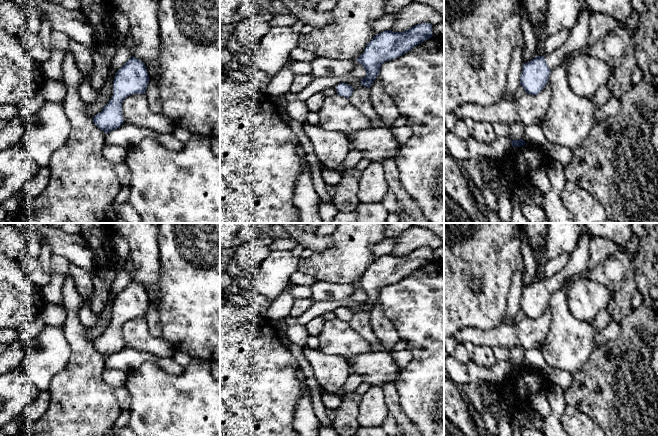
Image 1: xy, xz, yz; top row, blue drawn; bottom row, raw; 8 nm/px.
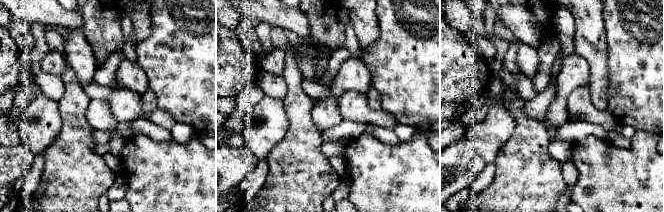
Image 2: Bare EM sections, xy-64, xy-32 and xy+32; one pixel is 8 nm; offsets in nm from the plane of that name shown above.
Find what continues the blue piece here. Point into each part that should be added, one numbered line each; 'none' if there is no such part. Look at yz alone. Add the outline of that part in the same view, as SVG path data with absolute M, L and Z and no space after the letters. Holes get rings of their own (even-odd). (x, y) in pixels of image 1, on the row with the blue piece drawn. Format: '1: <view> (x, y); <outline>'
1: yz (578, 36); M585 0L580 1L582 8L576 24L569 31L568 40L557 50L544 56L545 62L548 64L550 70L559 67L567 55L573 54L577 50L584 48L588 43L589 25L592 12Z

